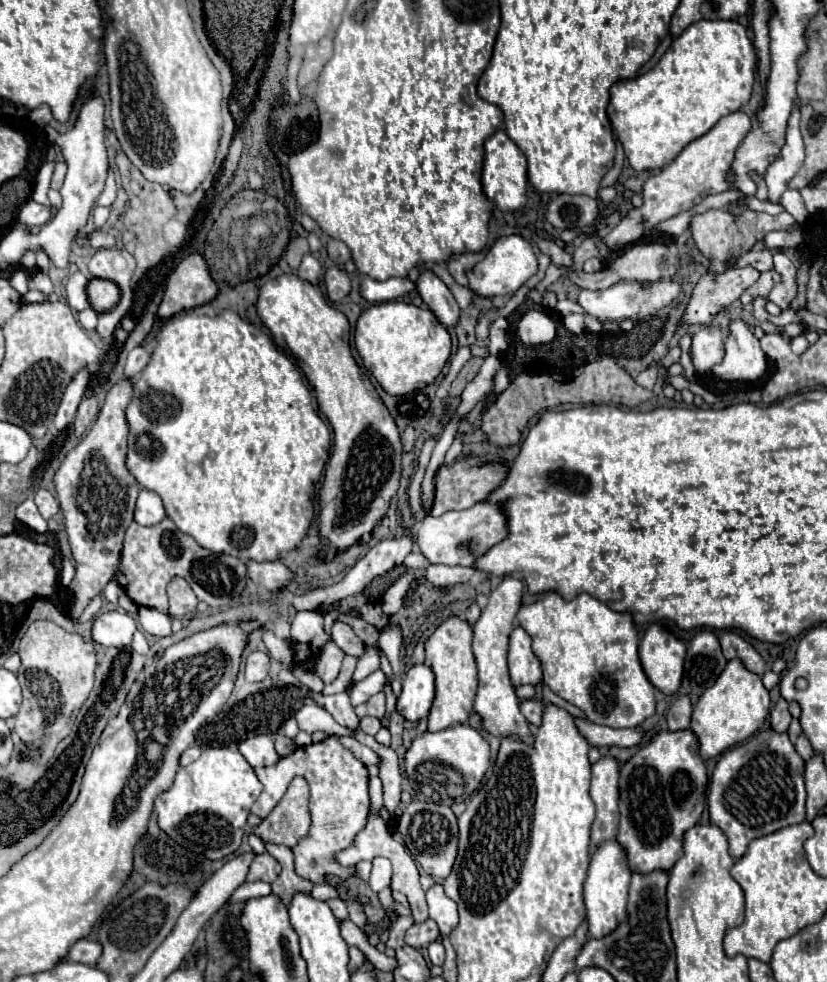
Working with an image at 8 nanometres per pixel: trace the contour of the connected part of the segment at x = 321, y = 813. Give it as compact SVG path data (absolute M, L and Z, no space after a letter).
M329 736L319 744L303 746L293 750L291 754L283 756L277 764L265 766L257 770L257 778L263 784L263 792L255 800L251 812L259 818L265 818L277 802L283 798L285 790L289 788L295 776L303 776L309 784L309 814L311 826L309 834L301 838L297 846L293 846L295 856L295 872L301 878L311 880L313 884L329 884L329 876L347 882L349 878L357 876L355 866L341 866L335 858L337 850L345 850L345 846L353 844L353 838L365 828L369 818L369 774L367 766L353 756L349 748L339 742L339 736Z

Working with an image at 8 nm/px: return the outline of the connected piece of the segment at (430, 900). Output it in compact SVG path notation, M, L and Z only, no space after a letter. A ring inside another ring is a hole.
M435 884L427 892L427 904L429 904L429 918L435 920L439 926L439 940L447 938L459 922L457 904L445 896L443 886L439 886L439 884Z

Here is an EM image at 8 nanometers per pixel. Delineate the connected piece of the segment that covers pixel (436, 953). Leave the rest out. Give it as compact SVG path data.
M435 940L435 942L429 944L429 958L431 958L433 964L443 966L443 960L445 960L445 948L443 948L443 944L441 944L439 940Z

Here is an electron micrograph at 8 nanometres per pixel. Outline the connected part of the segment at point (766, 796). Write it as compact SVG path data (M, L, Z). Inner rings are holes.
M771 728L757 732L751 736L741 748L727 750L711 776L711 786L709 786L709 796L707 796L707 806L709 806L709 820L713 826L721 828L721 832L727 836L729 842L729 854L739 860L749 842L761 836L767 836L771 832L777 832L785 826L793 826L805 820L805 762L801 756L795 752L791 740L787 734L777 734Z

